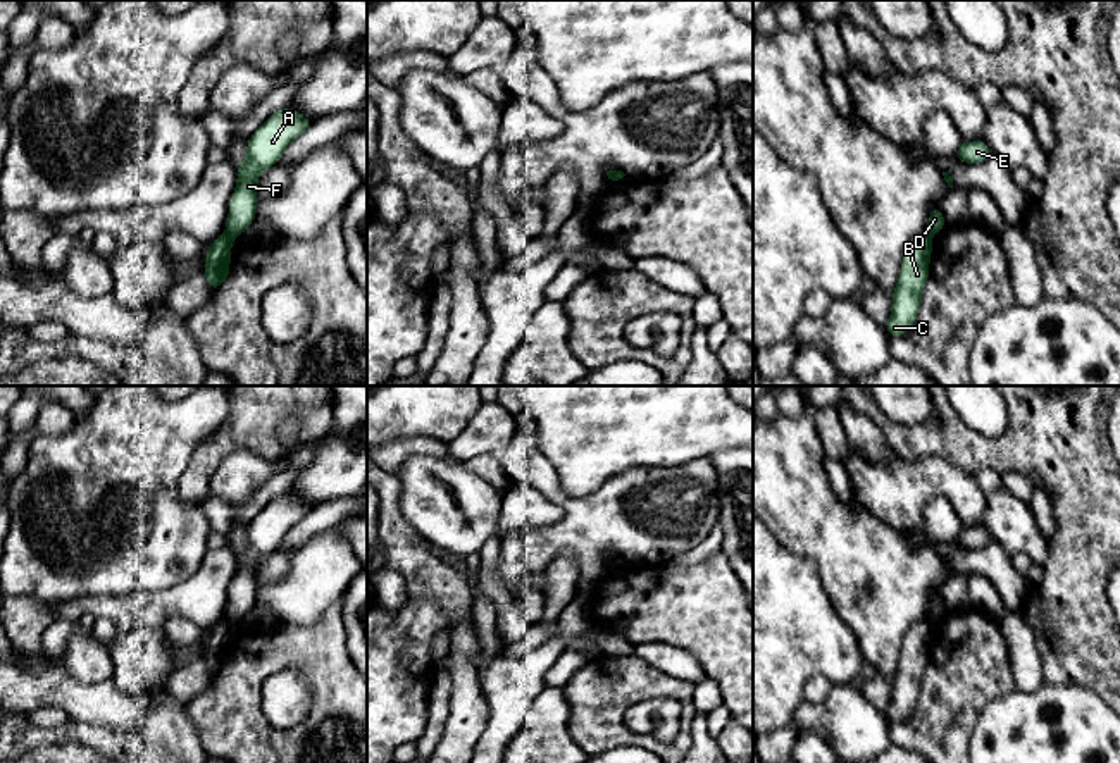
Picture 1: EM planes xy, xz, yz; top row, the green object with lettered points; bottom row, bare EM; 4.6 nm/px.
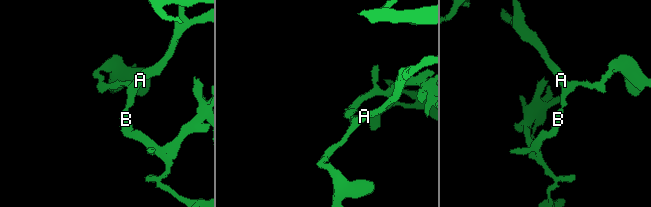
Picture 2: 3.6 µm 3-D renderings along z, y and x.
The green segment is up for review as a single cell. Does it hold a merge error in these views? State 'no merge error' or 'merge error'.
merge error

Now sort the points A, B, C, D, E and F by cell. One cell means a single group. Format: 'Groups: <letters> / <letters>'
Groups: A D E F / B C

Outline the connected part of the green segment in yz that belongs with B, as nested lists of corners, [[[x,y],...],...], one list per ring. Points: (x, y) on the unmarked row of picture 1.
[[[918,622],[908,634],[901,648],[898,670],[893,677],[893,696],[886,708],[891,723],[906,720],[918,699],[924,672],[929,665],[929,648],[932,639],[930,622]]]

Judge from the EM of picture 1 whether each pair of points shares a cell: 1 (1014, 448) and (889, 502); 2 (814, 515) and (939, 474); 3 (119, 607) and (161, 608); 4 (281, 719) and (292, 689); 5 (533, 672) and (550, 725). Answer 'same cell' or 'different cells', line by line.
1: different cells
2: different cells
3: same cell
4: same cell
5: different cells

